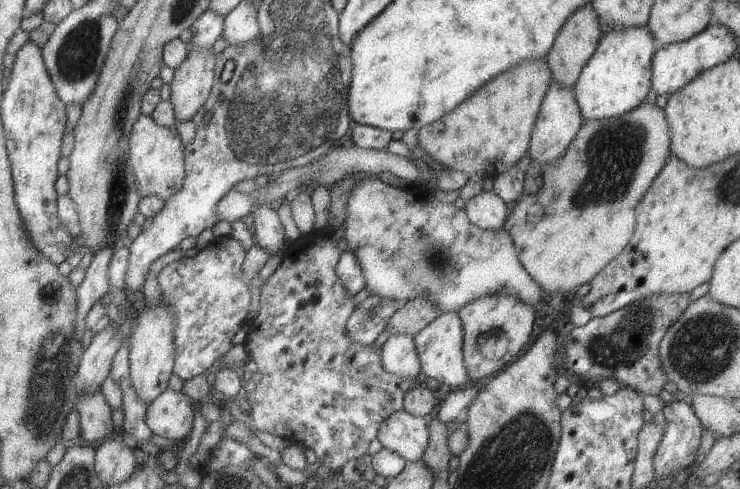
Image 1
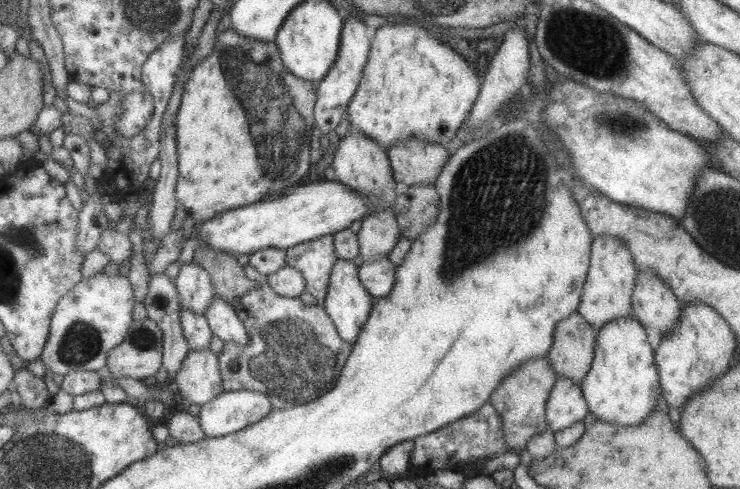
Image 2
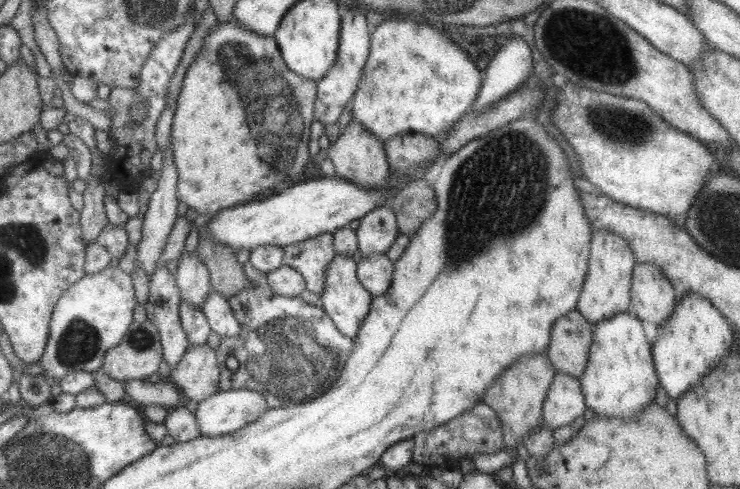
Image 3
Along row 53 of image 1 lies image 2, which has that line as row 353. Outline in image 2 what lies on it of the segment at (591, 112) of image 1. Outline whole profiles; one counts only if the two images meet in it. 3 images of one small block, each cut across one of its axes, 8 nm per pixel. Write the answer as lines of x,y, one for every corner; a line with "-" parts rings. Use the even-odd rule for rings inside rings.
632,316
615,318
596,330
593,360
580,387
588,412
597,421
617,427
637,427
657,407
660,384
653,360
653,348
647,342
644,327

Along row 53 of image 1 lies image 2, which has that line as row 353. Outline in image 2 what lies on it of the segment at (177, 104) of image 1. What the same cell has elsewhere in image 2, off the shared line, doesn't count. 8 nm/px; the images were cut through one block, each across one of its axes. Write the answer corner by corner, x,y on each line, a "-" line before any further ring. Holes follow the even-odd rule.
208,348
188,350
173,382
179,396
191,404
205,404
223,392
217,356

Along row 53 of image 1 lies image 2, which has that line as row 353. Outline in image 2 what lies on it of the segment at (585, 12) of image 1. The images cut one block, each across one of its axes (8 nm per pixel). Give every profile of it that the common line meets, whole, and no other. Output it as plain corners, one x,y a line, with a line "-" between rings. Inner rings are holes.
577,312
559,320
553,328
553,342
545,358
556,376
580,384
593,360
596,330

